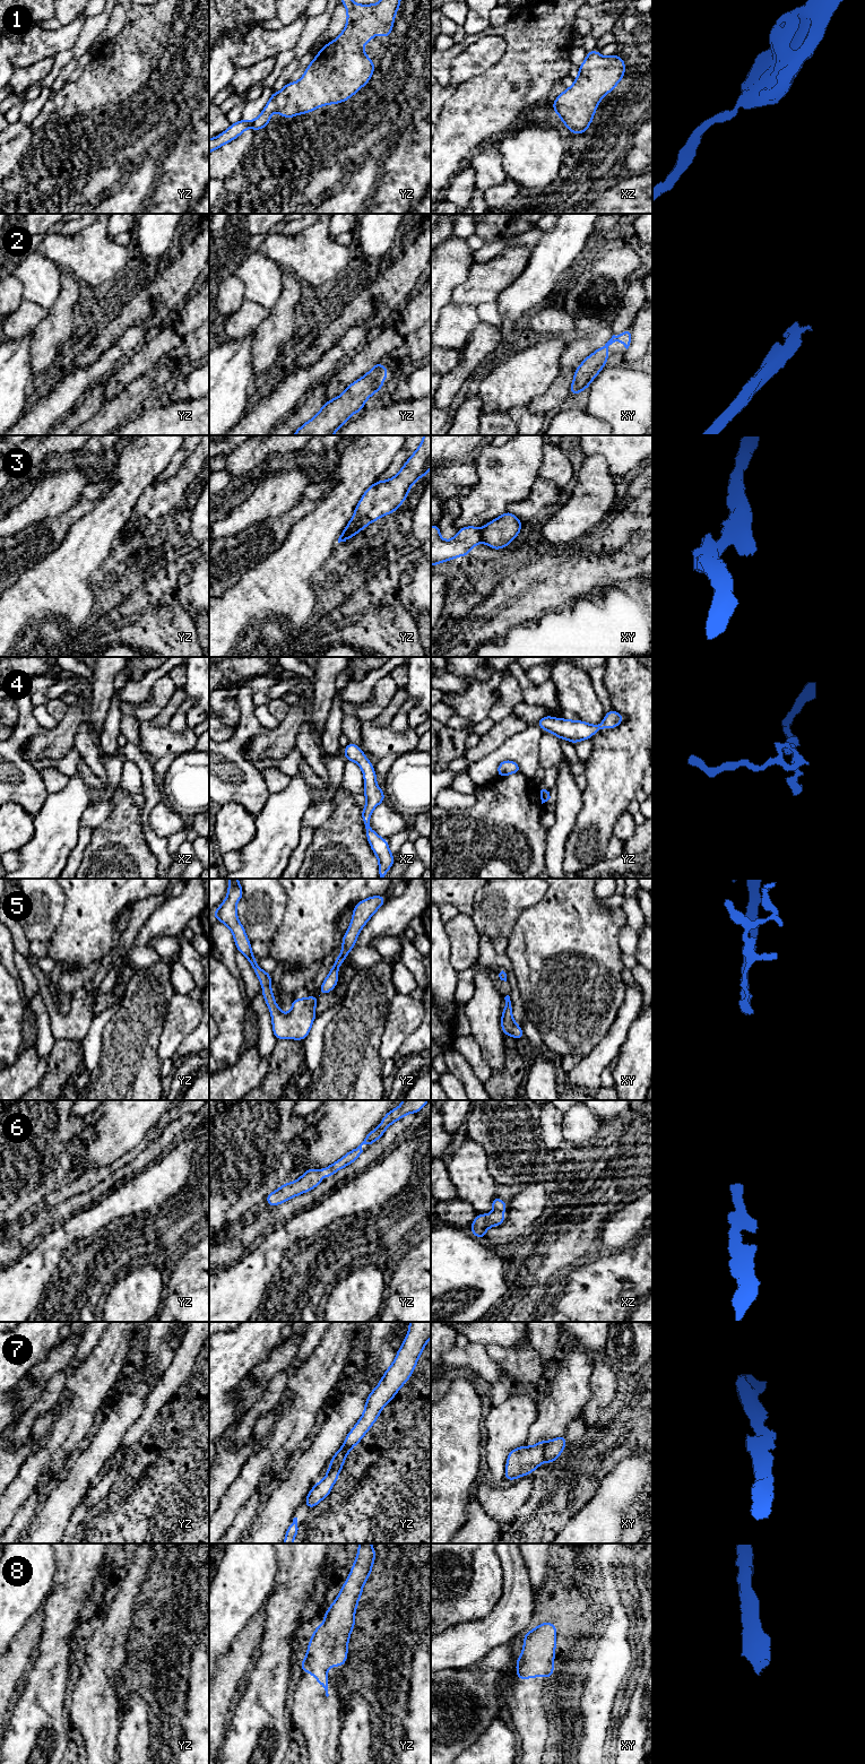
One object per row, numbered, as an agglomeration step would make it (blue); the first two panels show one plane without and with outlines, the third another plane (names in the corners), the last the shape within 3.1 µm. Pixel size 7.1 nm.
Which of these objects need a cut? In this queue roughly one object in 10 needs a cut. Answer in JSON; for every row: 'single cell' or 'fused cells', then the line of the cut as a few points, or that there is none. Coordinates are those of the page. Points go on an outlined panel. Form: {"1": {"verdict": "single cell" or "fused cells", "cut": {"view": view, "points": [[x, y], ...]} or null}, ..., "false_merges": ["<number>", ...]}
{"1": {"verdict": "single cell", "cut": null}, "2": {"verdict": "single cell", "cut": null}, "3": {"verdict": "fused cells", "cut": {"view": "yz", "points": [[362, 527], [354, 530], [347, 537], [342, 533]]}}, "4": {"verdict": "single cell", "cut": null}, "5": {"verdict": "single cell", "cut": null}, "6": {"verdict": "single cell", "cut": null}, "7": {"verdict": "fused cells", "cut": {"view": "xy", "points": [[546, 1443], [543, 1460]]}}, "8": {"verdict": "single cell", "cut": null}, "false_merges": ["3", "7"]}

